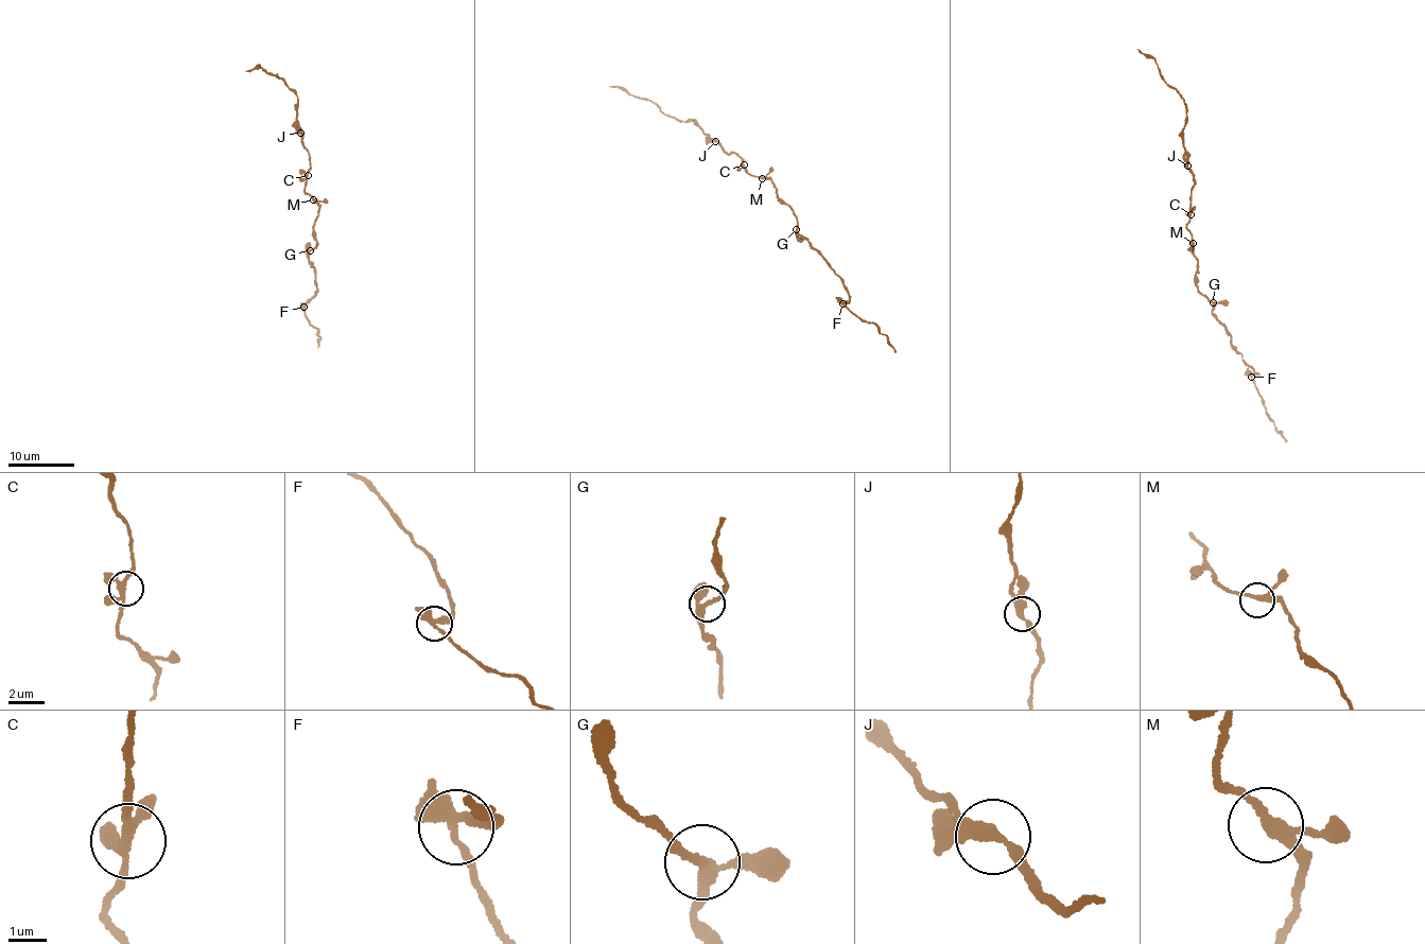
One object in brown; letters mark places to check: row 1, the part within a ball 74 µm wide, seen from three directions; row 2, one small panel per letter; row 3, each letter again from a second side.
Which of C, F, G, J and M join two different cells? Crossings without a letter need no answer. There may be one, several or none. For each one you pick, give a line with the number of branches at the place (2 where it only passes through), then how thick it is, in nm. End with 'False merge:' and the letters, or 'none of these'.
False merge: none of these

